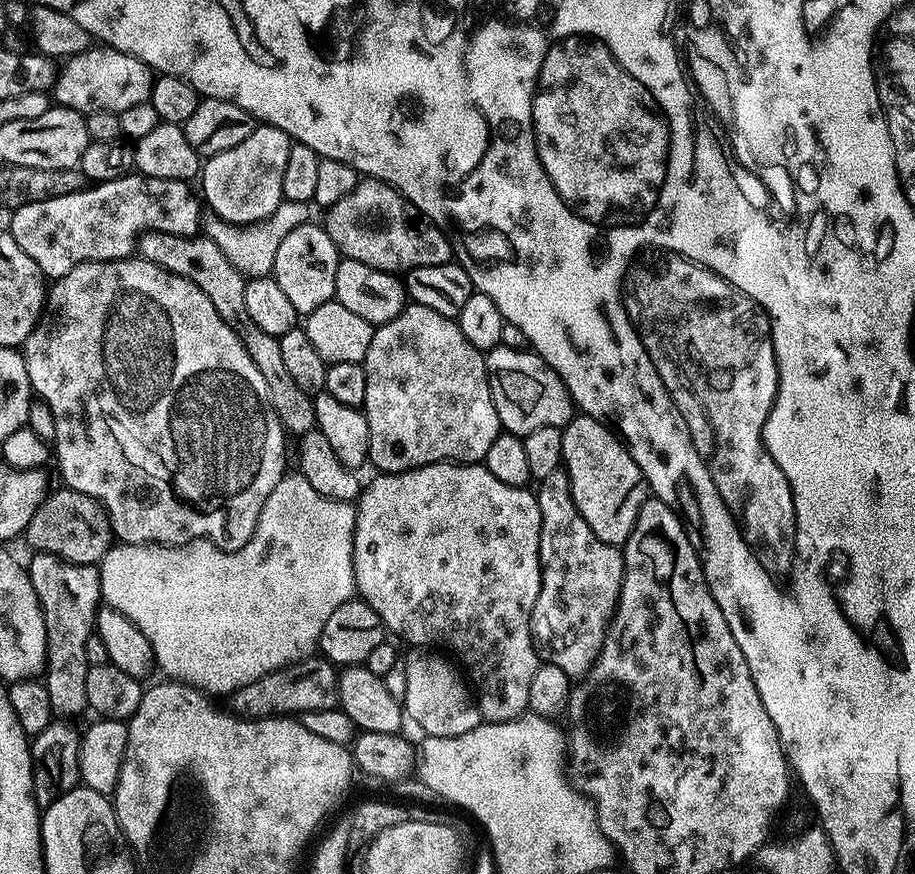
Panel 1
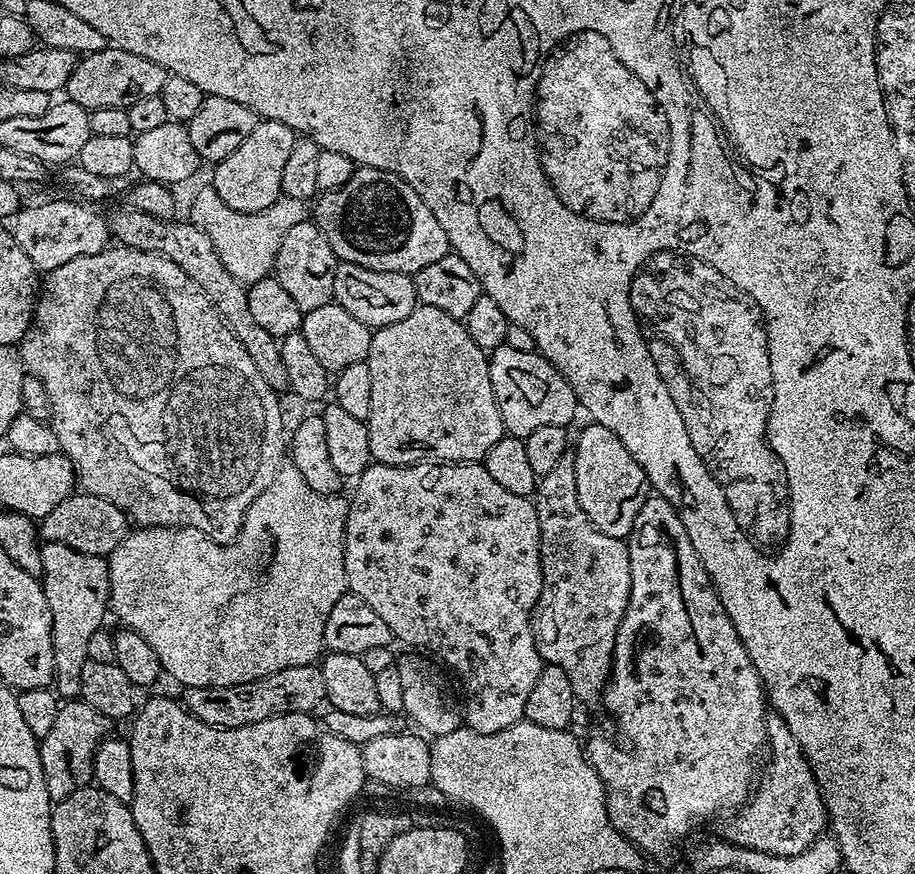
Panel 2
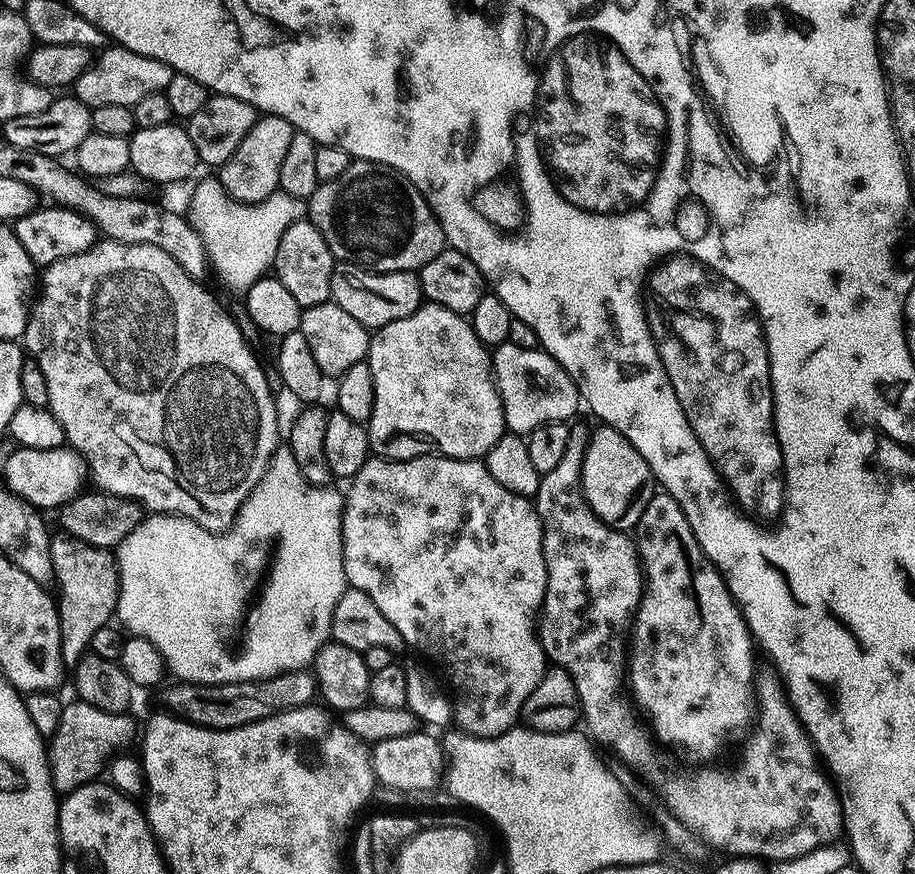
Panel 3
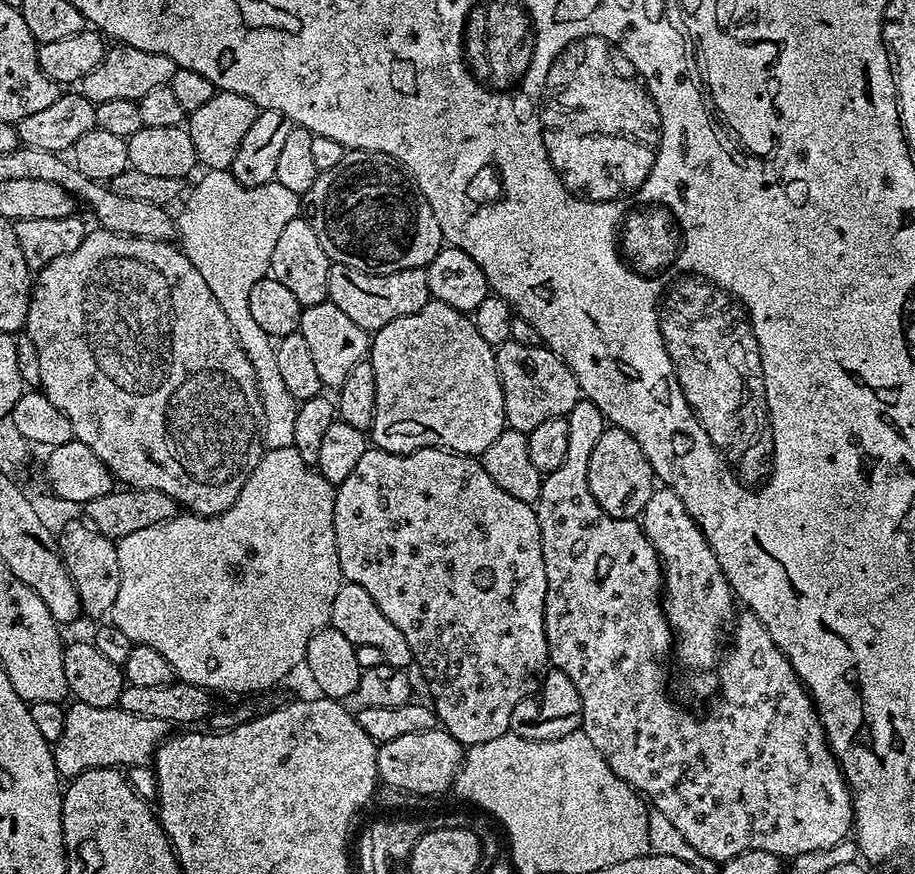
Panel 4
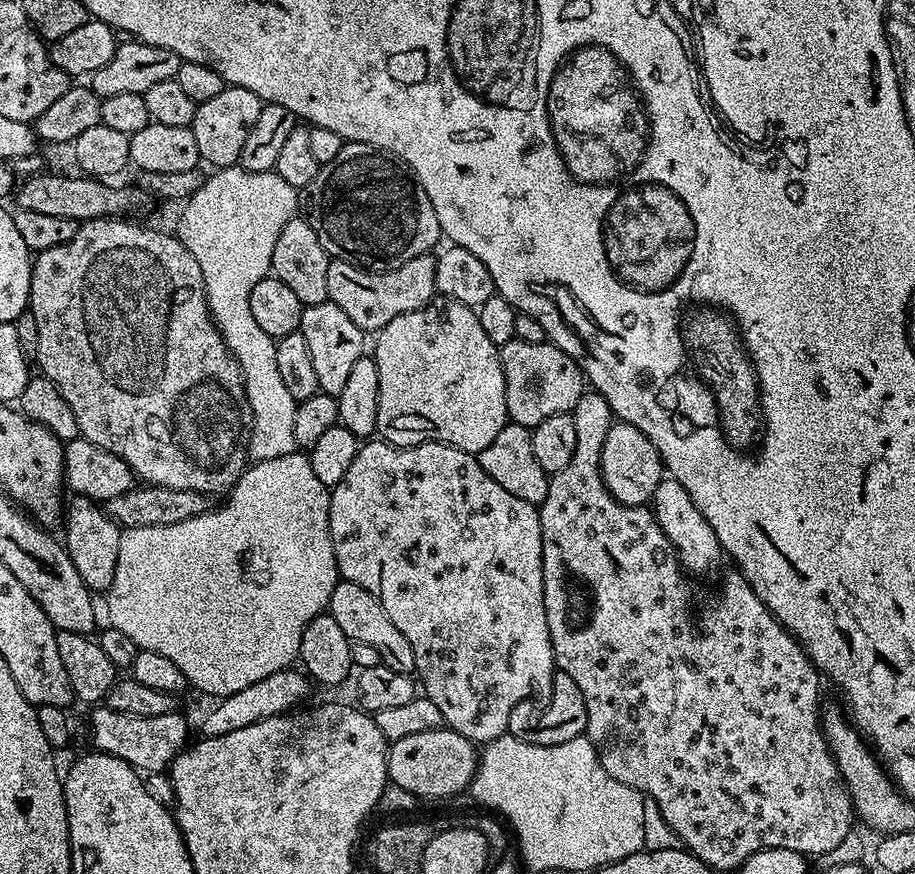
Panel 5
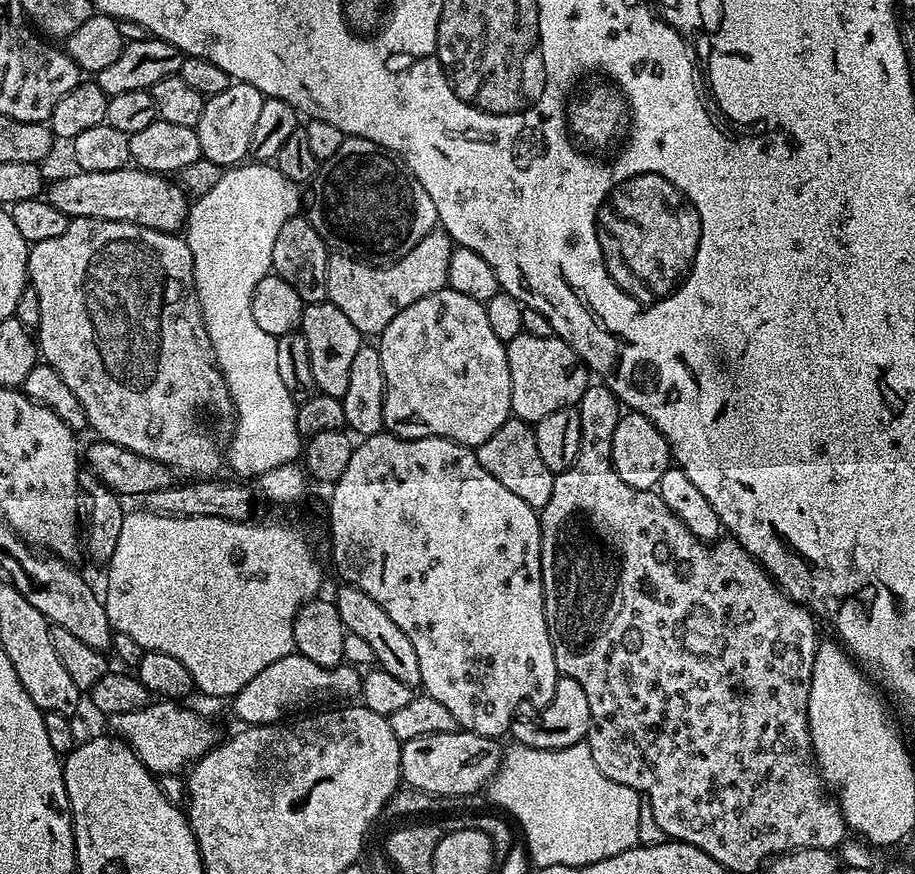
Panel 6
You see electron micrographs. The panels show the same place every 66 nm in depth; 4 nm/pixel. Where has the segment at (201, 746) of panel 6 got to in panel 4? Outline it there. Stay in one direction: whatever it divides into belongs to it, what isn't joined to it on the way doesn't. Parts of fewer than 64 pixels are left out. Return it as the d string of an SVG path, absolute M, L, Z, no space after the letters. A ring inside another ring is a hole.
M72 702L67 705L64 717L66 726L62 730L62 738L58 738L52 749L56 770L64 778L80 776L85 768L123 766L129 769L148 764L170 732L166 722L158 718L142 718L142 714L130 714L118 706L103 708Z

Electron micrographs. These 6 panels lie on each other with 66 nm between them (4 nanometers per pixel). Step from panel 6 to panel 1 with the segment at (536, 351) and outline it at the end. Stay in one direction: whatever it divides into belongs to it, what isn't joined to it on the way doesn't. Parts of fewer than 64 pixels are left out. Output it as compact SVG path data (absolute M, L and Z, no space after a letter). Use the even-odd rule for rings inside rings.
M497 346L487 353L490 394L494 398L494 410L498 410L501 429L518 437L538 430L538 426L554 426L563 429L574 415L572 396L566 390L562 378L540 356L531 350Z

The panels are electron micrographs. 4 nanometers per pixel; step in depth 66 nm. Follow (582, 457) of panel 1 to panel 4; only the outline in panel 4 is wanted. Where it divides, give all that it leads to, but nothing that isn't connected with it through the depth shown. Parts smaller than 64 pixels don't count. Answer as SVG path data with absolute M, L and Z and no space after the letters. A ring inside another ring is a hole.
M605 427L602 438L594 446L588 463L588 485L590 494L606 514L619 520L631 520L643 513L646 502L654 490L654 473L642 446L621 428Z

